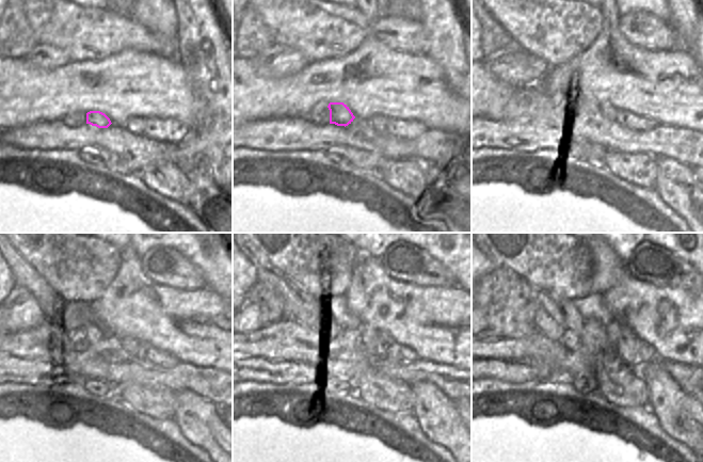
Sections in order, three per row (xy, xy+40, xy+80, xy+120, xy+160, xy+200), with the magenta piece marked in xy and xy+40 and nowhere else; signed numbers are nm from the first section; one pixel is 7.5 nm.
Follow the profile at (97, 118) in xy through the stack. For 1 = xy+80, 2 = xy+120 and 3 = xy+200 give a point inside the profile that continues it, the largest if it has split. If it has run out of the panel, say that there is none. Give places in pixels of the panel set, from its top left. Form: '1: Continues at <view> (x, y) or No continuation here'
1: Continues at xy+80 (569, 104)
2: Continues at xy+120 (92, 333)
3: Continues at xy+200 (574, 320)

